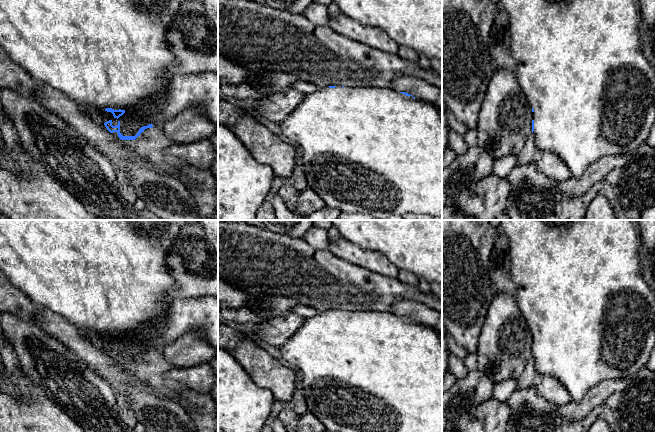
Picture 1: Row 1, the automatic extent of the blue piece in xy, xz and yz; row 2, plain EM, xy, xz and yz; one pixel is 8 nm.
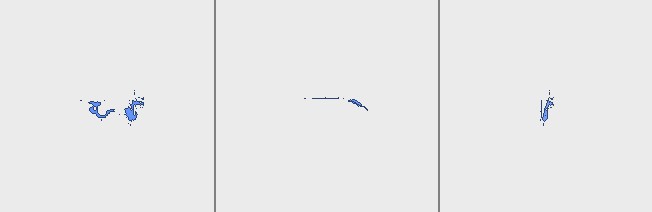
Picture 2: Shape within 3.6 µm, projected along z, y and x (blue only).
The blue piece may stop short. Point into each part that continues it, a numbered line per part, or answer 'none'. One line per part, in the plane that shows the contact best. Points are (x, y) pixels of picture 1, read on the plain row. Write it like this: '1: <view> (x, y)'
1: xy (151, 367)

